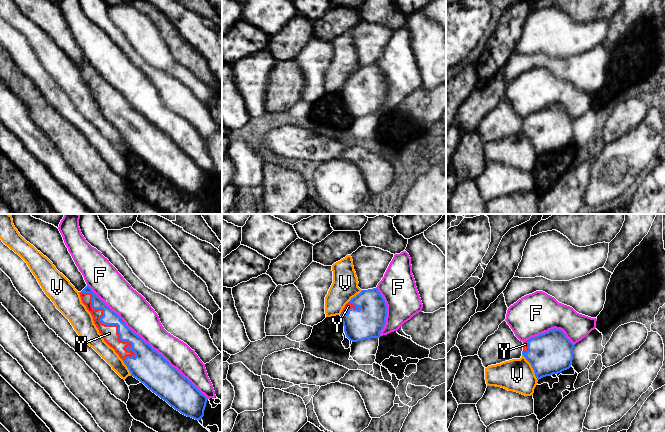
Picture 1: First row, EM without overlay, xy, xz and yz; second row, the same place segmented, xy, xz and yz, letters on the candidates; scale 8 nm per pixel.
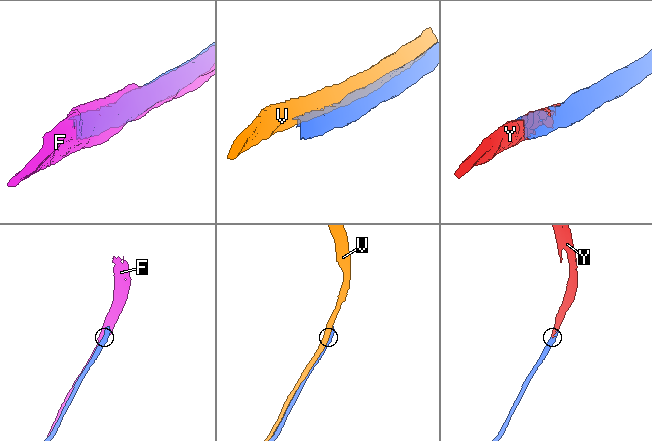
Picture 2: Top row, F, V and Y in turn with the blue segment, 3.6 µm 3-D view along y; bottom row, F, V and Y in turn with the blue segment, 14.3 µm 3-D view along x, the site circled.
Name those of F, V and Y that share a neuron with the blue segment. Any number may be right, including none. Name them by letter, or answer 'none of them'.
Y

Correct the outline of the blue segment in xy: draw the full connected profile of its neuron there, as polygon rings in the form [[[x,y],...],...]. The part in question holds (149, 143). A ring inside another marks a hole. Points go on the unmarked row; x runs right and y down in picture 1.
[[[88,61],[79,70],[104,117],[123,136],[131,152],[181,190],[198,197],[202,195],[208,174],[129,105]]]

